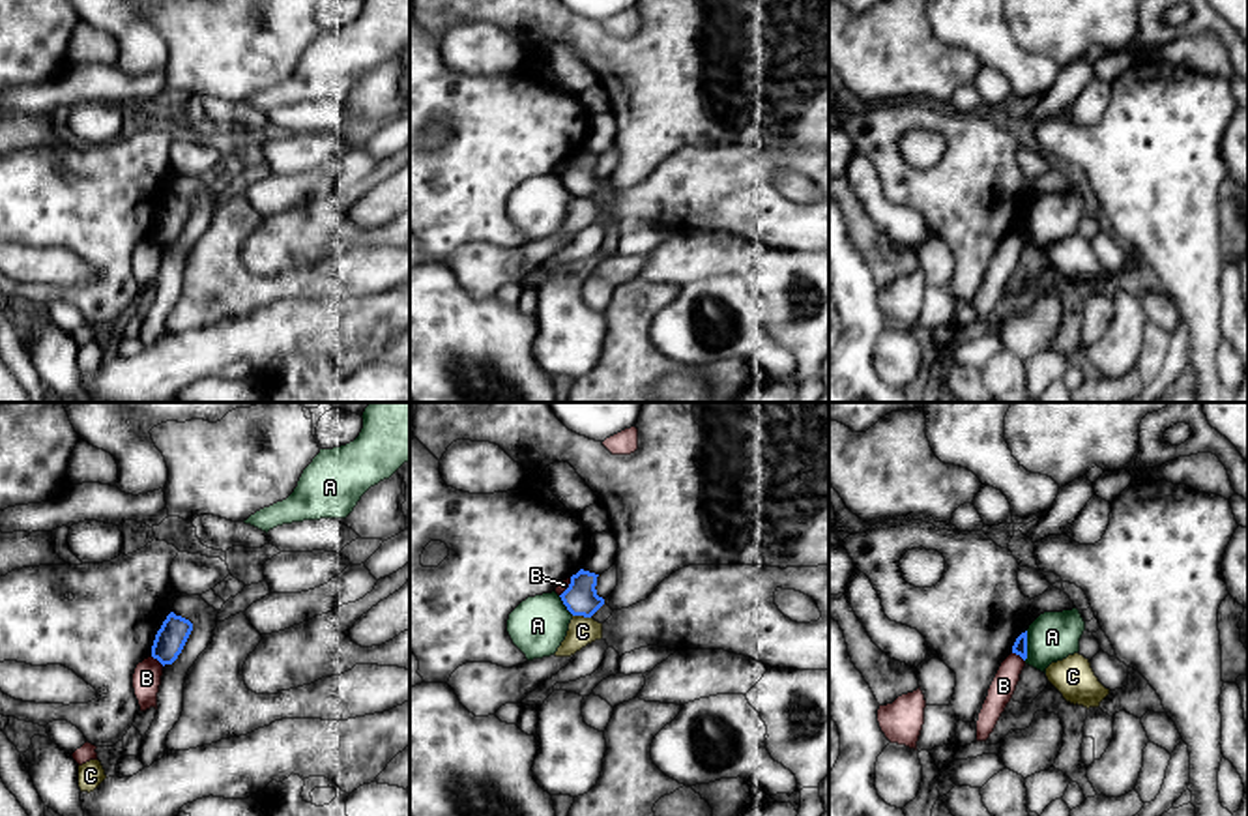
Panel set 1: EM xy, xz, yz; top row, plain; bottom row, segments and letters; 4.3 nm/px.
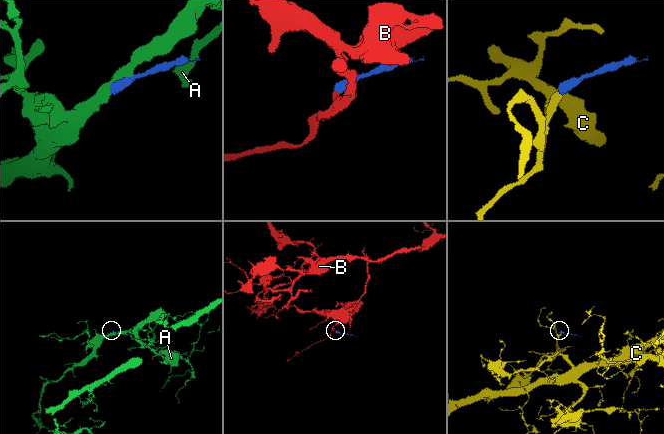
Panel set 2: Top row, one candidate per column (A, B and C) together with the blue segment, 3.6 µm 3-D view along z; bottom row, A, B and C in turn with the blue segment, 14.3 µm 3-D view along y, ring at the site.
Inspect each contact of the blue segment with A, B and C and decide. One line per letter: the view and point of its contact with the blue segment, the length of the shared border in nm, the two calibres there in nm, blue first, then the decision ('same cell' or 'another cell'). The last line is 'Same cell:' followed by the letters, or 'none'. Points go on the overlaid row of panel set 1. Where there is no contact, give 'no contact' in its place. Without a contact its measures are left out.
A: contact yz (1026, 646); length 130 nm; calibres 60 and 220 nm; another cell
B: contact yz (1018, 654); length 70 nm; calibres 60 and 110 nm; another cell
C: contact xz (582, 614); length 80 nm; calibres 150 and 120 nm; another cell
Same cell: none

